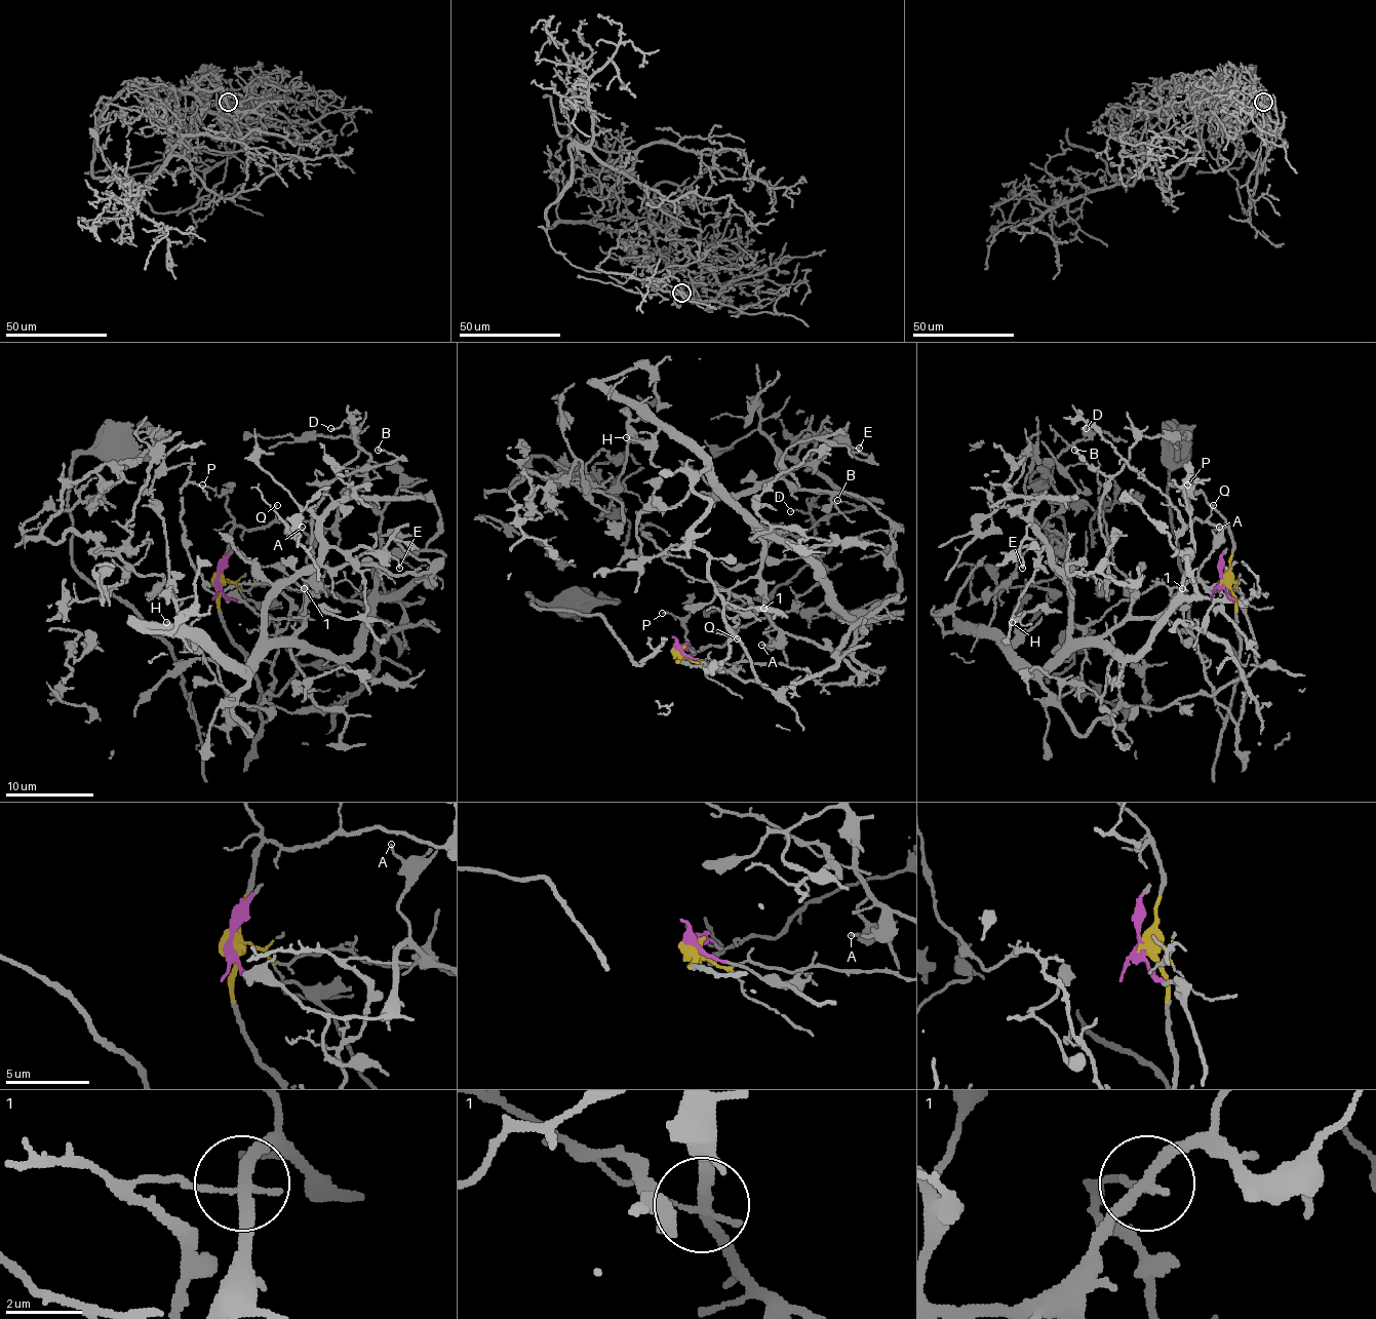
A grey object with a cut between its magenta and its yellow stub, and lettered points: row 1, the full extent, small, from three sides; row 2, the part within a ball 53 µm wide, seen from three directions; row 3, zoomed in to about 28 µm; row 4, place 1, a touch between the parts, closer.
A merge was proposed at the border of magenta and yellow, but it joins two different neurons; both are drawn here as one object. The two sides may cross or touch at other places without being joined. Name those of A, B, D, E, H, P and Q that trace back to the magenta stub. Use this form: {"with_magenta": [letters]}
{"with_magenta": ["A", "B", "E", "H"]}

